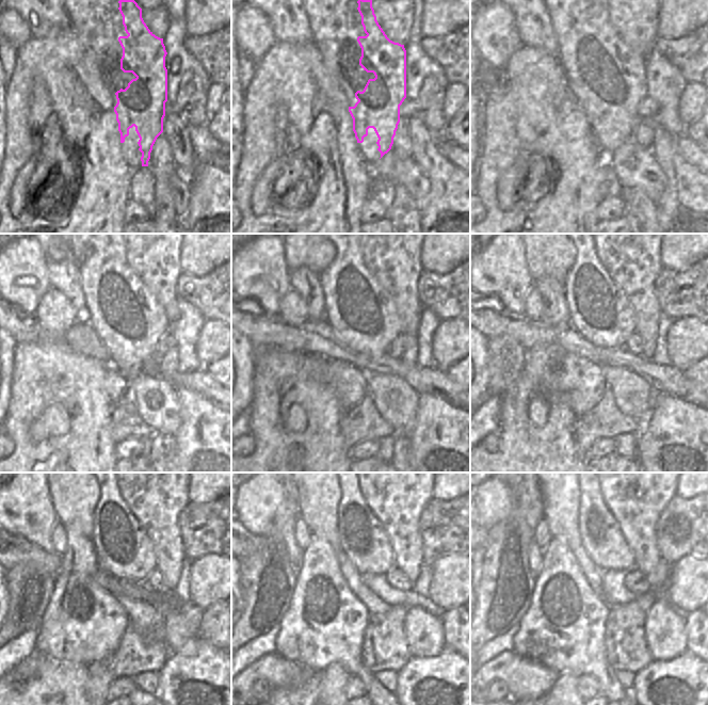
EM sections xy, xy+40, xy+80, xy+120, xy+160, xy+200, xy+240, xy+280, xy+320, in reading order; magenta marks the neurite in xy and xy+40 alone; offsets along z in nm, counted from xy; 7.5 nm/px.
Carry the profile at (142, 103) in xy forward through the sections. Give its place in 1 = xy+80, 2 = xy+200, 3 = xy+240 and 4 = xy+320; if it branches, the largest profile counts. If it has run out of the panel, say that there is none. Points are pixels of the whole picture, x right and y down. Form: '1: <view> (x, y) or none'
1: xy+80 (615, 108)
2: xy+200 (622, 322)
3: xy+240 (135, 545)
4: xy+320 (607, 534)

